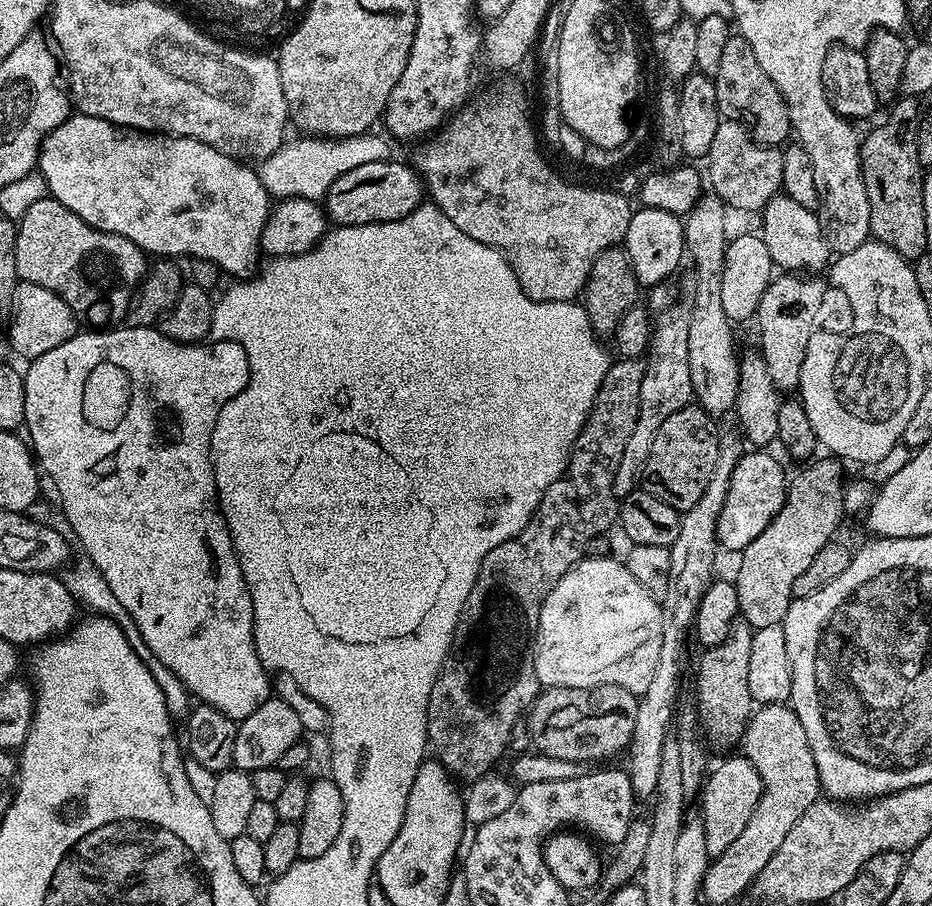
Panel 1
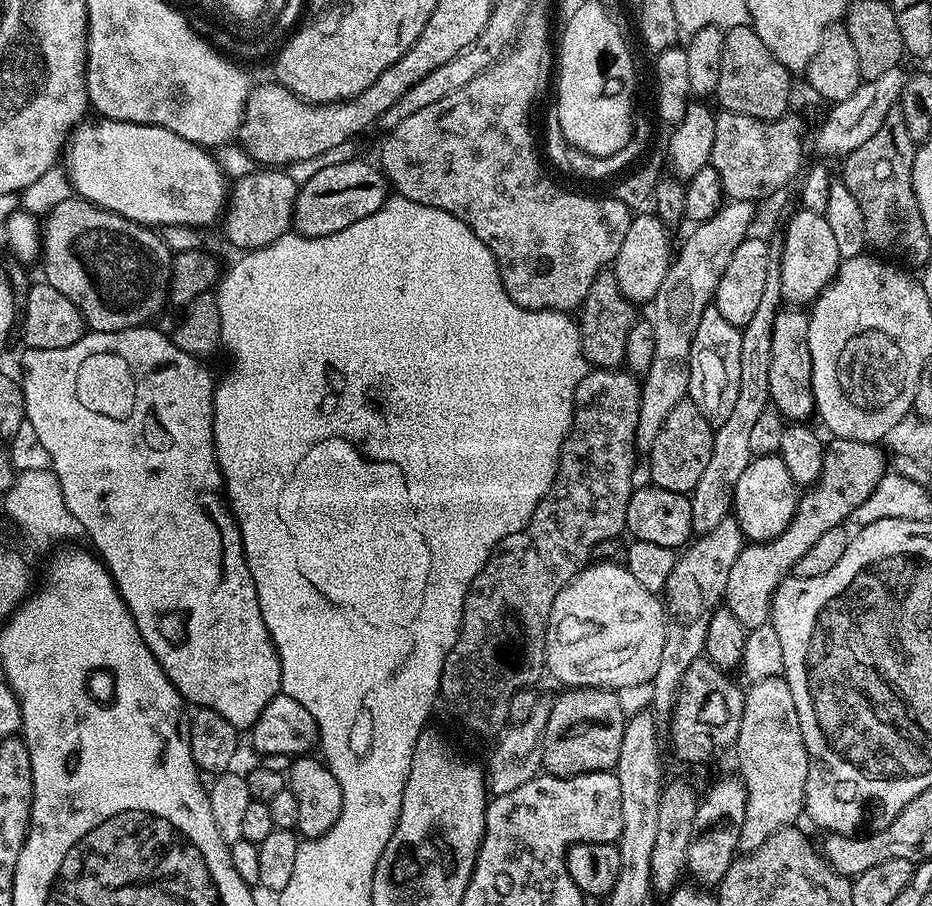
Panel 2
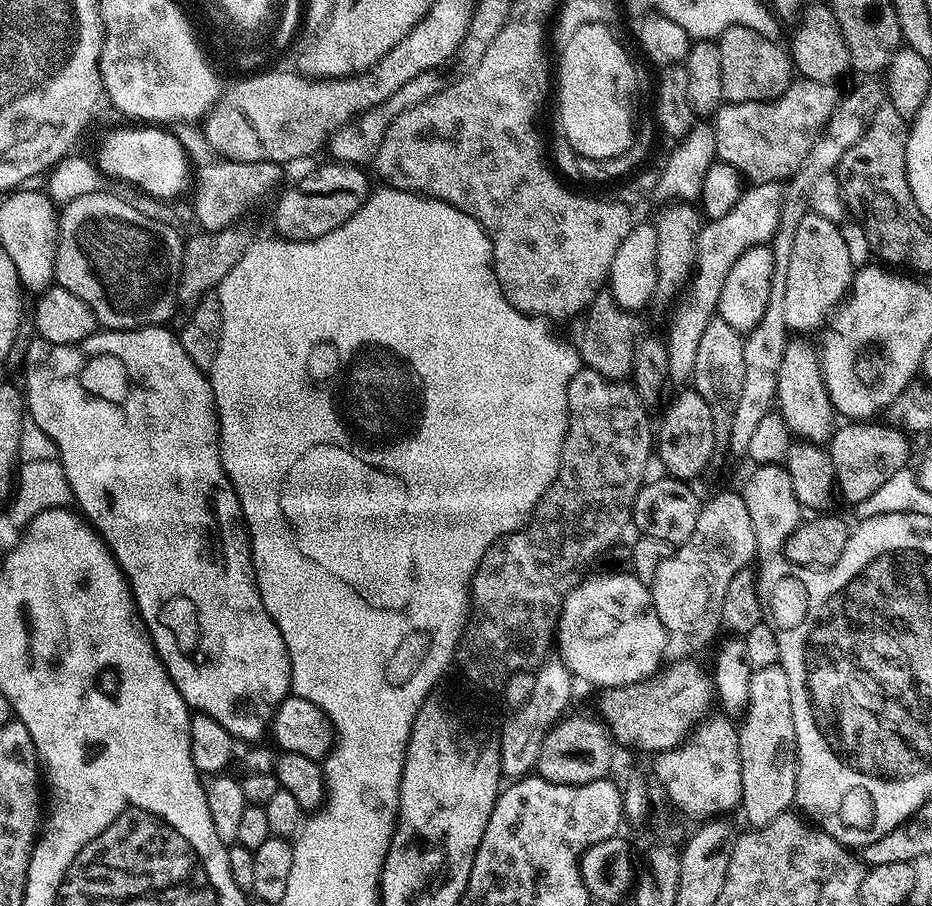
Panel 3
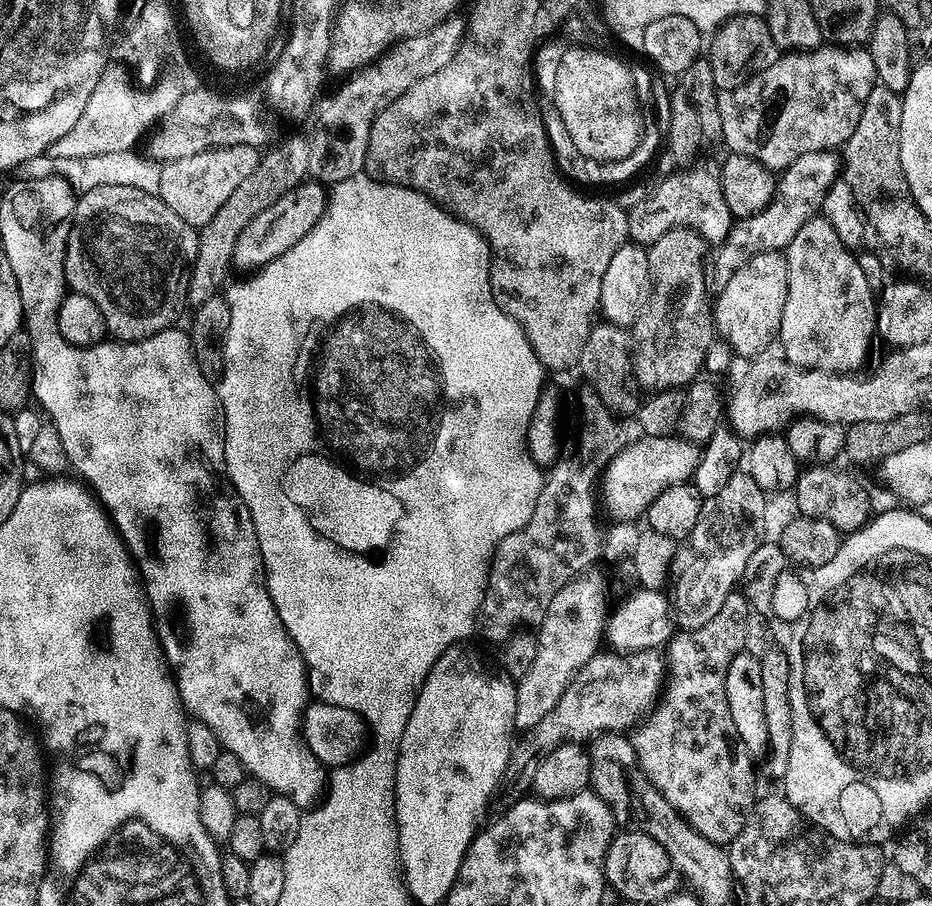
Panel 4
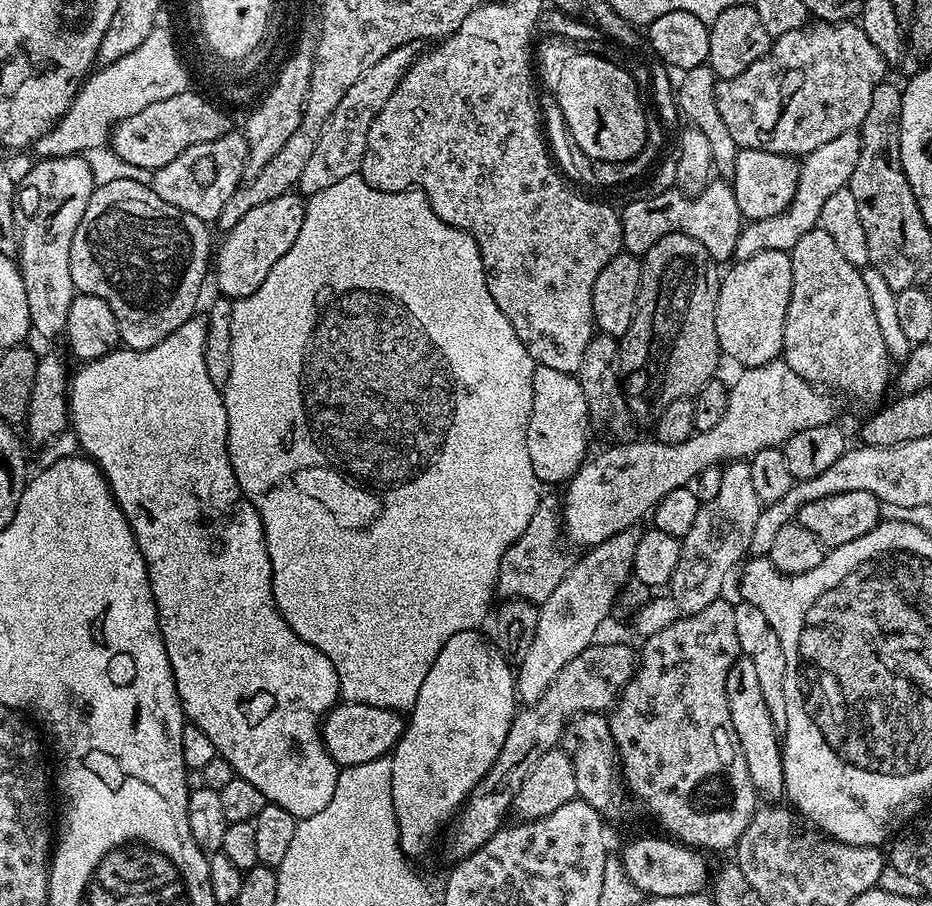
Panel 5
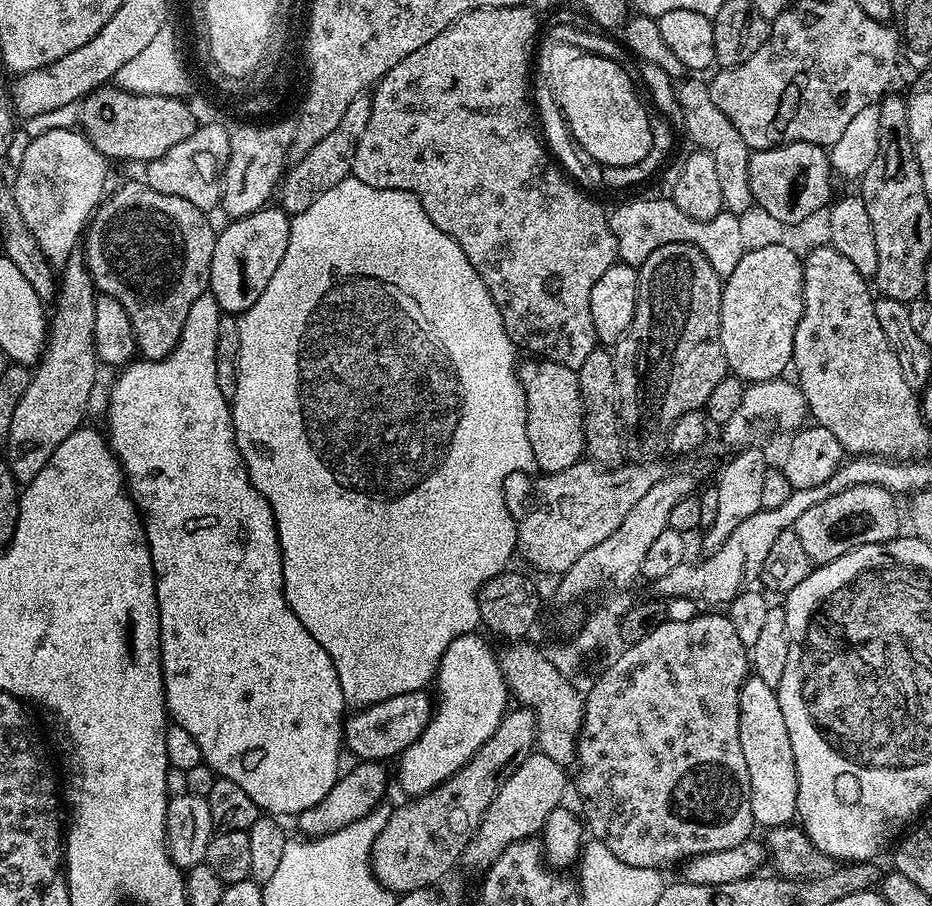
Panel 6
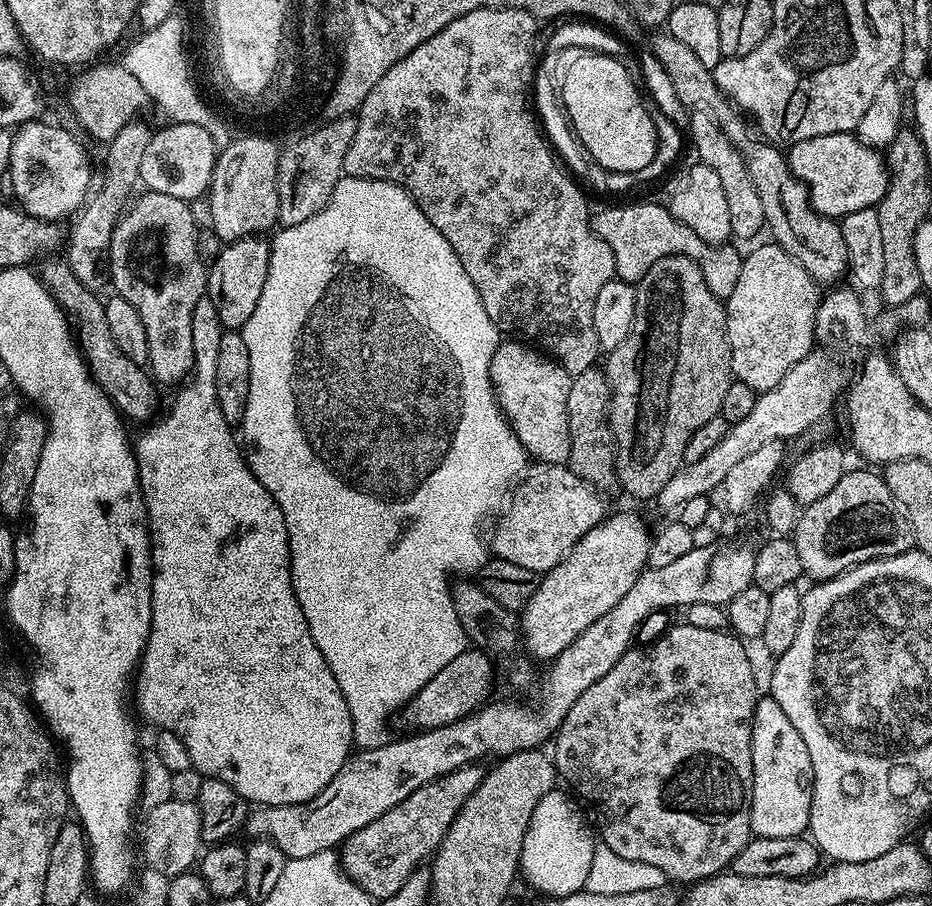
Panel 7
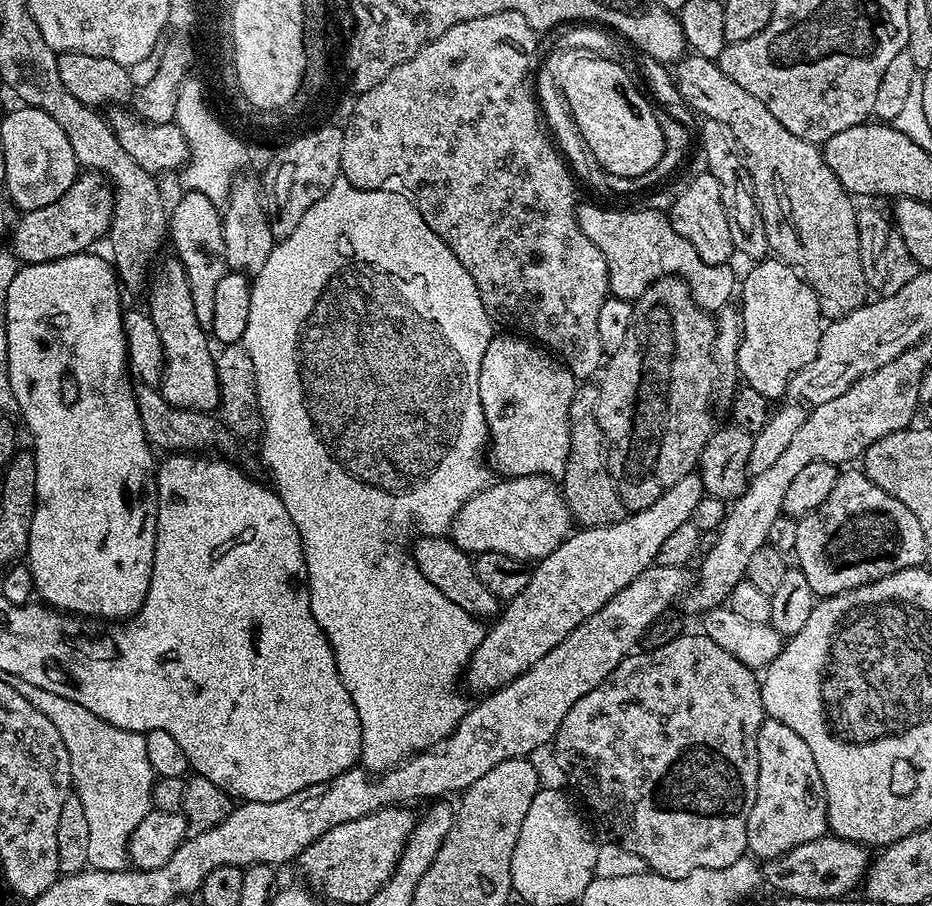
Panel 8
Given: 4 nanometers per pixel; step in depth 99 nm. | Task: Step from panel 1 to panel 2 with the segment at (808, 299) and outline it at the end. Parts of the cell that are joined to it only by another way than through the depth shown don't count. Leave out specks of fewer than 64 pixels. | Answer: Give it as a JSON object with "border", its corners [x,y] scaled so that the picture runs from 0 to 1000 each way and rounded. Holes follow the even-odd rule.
{"border":[[[838,342],[834,347],[834,353],[830,355],[829,372],[827,374],[827,390],[829,392],[826,401],[826,419],[825,419],[825,439],[827,449],[834,450],[837,458],[845,466],[863,466],[870,460],[876,453],[876,440],[873,439],[873,430],[871,429],[871,396],[869,395],[869,373],[867,372],[867,350],[868,345],[863,342]]]}

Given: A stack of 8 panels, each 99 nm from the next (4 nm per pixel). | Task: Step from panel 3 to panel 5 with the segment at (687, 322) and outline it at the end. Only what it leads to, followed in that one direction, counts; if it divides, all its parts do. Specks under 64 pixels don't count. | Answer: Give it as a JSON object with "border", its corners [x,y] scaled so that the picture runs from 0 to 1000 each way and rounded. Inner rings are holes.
{"border":[[[909,146],[899,148],[895,157],[886,161],[878,161],[878,166],[868,168],[862,173],[856,196],[856,210],[852,210],[852,219],[843,232],[839,232],[833,238],[821,243],[809,243],[799,246],[794,253],[792,272],[790,273],[790,287],[809,285],[809,280],[818,280],[818,276],[835,276],[849,279],[850,274],[870,252],[880,246],[882,227],[891,214],[910,206],[912,196],[916,192],[916,183],[921,183],[921,170],[923,169],[923,146]]]}

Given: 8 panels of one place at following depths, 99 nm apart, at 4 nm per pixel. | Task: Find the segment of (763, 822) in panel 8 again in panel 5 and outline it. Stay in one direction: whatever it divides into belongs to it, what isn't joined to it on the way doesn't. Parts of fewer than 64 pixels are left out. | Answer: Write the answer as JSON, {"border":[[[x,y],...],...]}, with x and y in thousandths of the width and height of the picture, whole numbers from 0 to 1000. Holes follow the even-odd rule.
{"border":[[[795,722],[783,744],[779,744],[779,770],[783,775],[783,794],[792,809],[792,819],[796,819],[796,832],[800,832],[800,850],[805,850],[805,863],[809,863],[812,880],[820,885],[837,885],[841,876],[841,832],[839,812],[826,792],[826,783],[818,770],[818,762],[806,724]]]}

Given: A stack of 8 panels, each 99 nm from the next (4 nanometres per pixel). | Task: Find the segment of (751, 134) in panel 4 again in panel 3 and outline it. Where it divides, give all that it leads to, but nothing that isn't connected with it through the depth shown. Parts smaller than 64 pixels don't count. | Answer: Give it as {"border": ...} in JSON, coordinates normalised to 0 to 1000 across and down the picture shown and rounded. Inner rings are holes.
{"border":[[[851,87],[848,96],[829,110],[796,113],[795,115],[776,114],[766,129],[768,143],[768,171],[783,183],[794,189],[795,195],[807,203],[832,203],[849,196],[868,170],[877,151],[884,145],[885,137],[896,126],[901,114],[902,103],[897,103],[898,94],[883,93],[877,88]]]}

